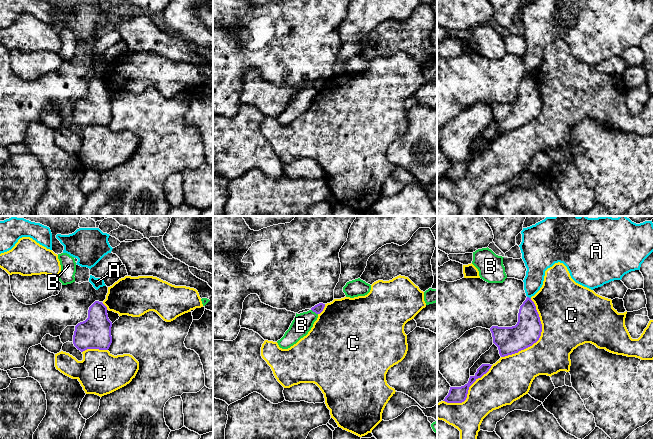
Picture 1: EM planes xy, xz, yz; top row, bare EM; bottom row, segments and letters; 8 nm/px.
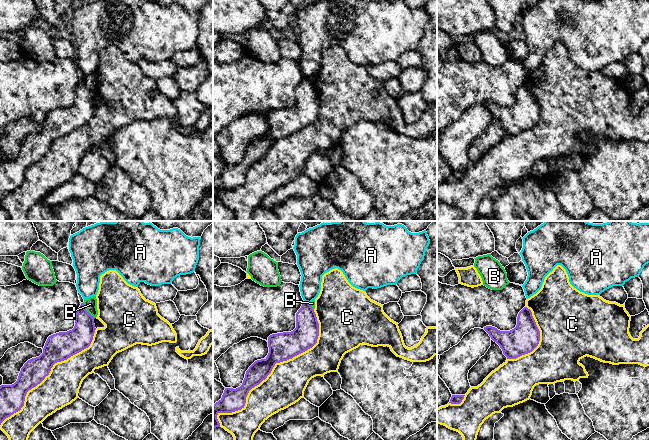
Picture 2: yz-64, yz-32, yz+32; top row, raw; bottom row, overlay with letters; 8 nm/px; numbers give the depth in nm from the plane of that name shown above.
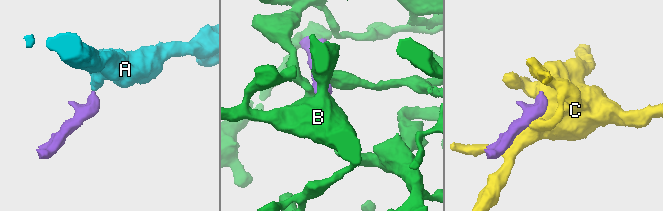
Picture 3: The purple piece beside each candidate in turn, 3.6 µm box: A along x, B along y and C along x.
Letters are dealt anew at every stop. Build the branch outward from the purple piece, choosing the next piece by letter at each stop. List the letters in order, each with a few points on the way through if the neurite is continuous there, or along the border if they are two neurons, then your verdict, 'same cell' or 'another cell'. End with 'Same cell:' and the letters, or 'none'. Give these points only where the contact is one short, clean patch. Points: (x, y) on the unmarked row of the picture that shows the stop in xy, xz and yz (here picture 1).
A: along yz (527, 72), (530, 74) | another cell
B: along xz (311, 85), (317, 90) | another cell
C: another cell
Same cell: none

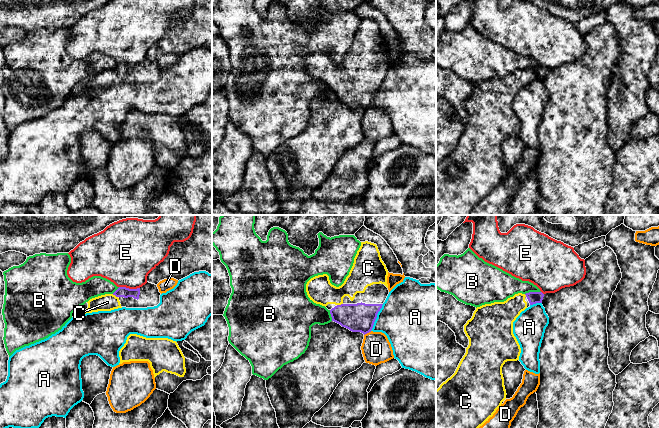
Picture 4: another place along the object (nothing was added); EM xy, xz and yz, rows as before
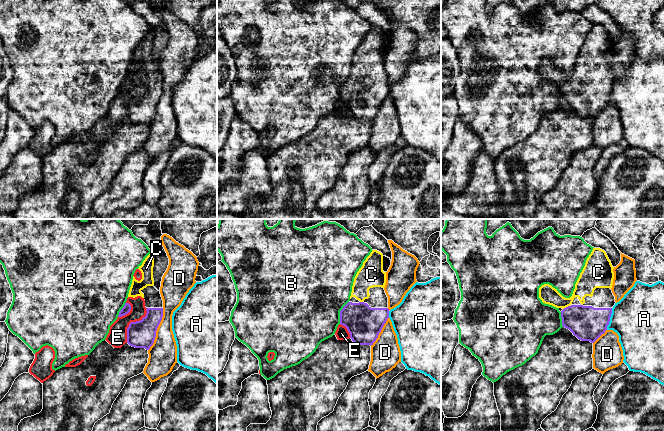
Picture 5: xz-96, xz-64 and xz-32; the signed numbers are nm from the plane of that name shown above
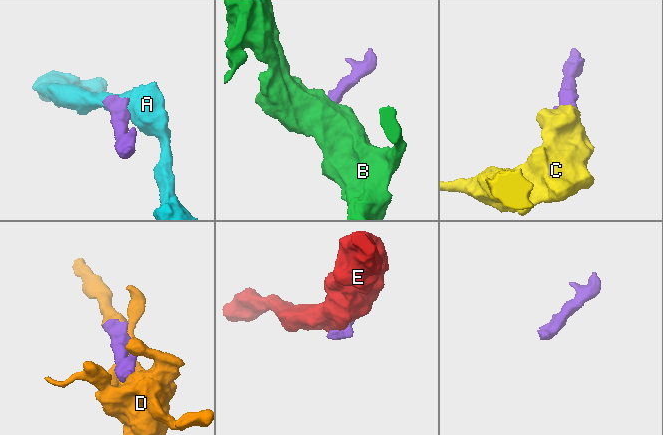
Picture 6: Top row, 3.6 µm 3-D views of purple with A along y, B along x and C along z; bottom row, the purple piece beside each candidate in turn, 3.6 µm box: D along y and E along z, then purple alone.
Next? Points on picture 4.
A: along xz (383, 80), (370, 106) | another cell
B: along yz (540, 67), (529, 67), (525, 70) | another cell
C: across xz (360, 93), (350, 92), (339, 81), (329, 70), (319, 65) | same cell
D: another cell
E: another cell
Same cell: C

